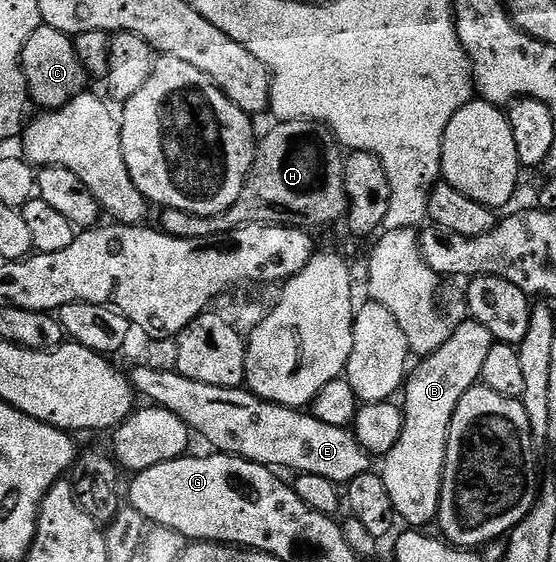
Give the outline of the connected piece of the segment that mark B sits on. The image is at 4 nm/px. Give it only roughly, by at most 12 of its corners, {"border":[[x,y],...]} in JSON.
{"border":[[455,323],[404,385],[381,461],[394,515],[437,521],[452,414],[496,343]]}

